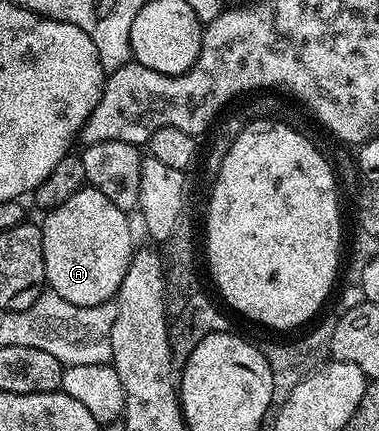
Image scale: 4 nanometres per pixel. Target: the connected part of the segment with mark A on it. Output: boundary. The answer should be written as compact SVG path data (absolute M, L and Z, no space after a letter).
M84 187L44 217L43 254L50 292L77 307L93 307L112 300L119 292L121 279L125 279L125 271L129 271L133 252L128 214L109 203L101 191Z

